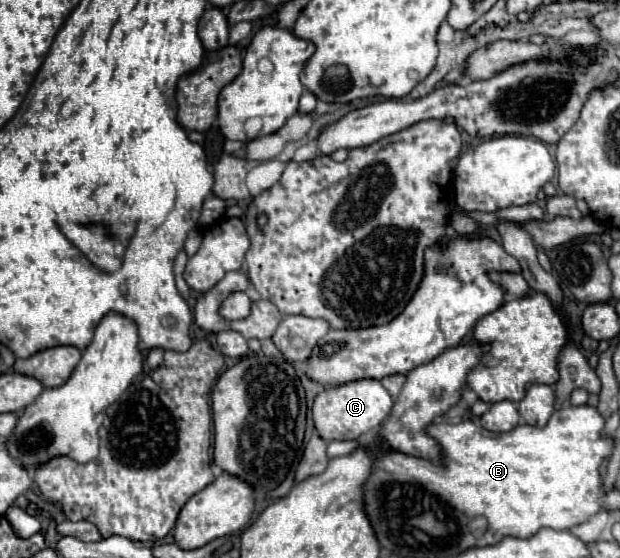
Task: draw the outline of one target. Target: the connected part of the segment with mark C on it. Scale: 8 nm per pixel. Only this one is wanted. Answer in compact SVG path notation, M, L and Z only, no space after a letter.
M360 379L338 387L324 389L316 399L312 407L312 419L318 435L324 441L356 441L362 435L372 433L376 427L382 425L382 421L388 417L392 409L392 397L376 379Z

